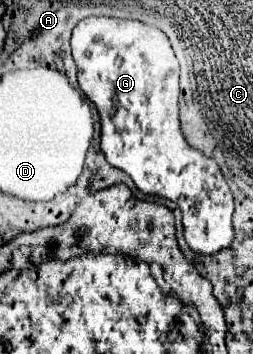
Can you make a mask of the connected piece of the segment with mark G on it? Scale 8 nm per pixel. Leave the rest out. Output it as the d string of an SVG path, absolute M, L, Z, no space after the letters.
M88 17L72 31L72 57L78 67L78 85L96 105L102 125L102 153L106 161L126 171L142 193L160 195L180 205L184 215L184 239L188 247L202 255L218 253L234 241L232 213L234 199L220 167L214 159L192 149L182 137L178 119L178 59L168 37L150 25L114 17Z

